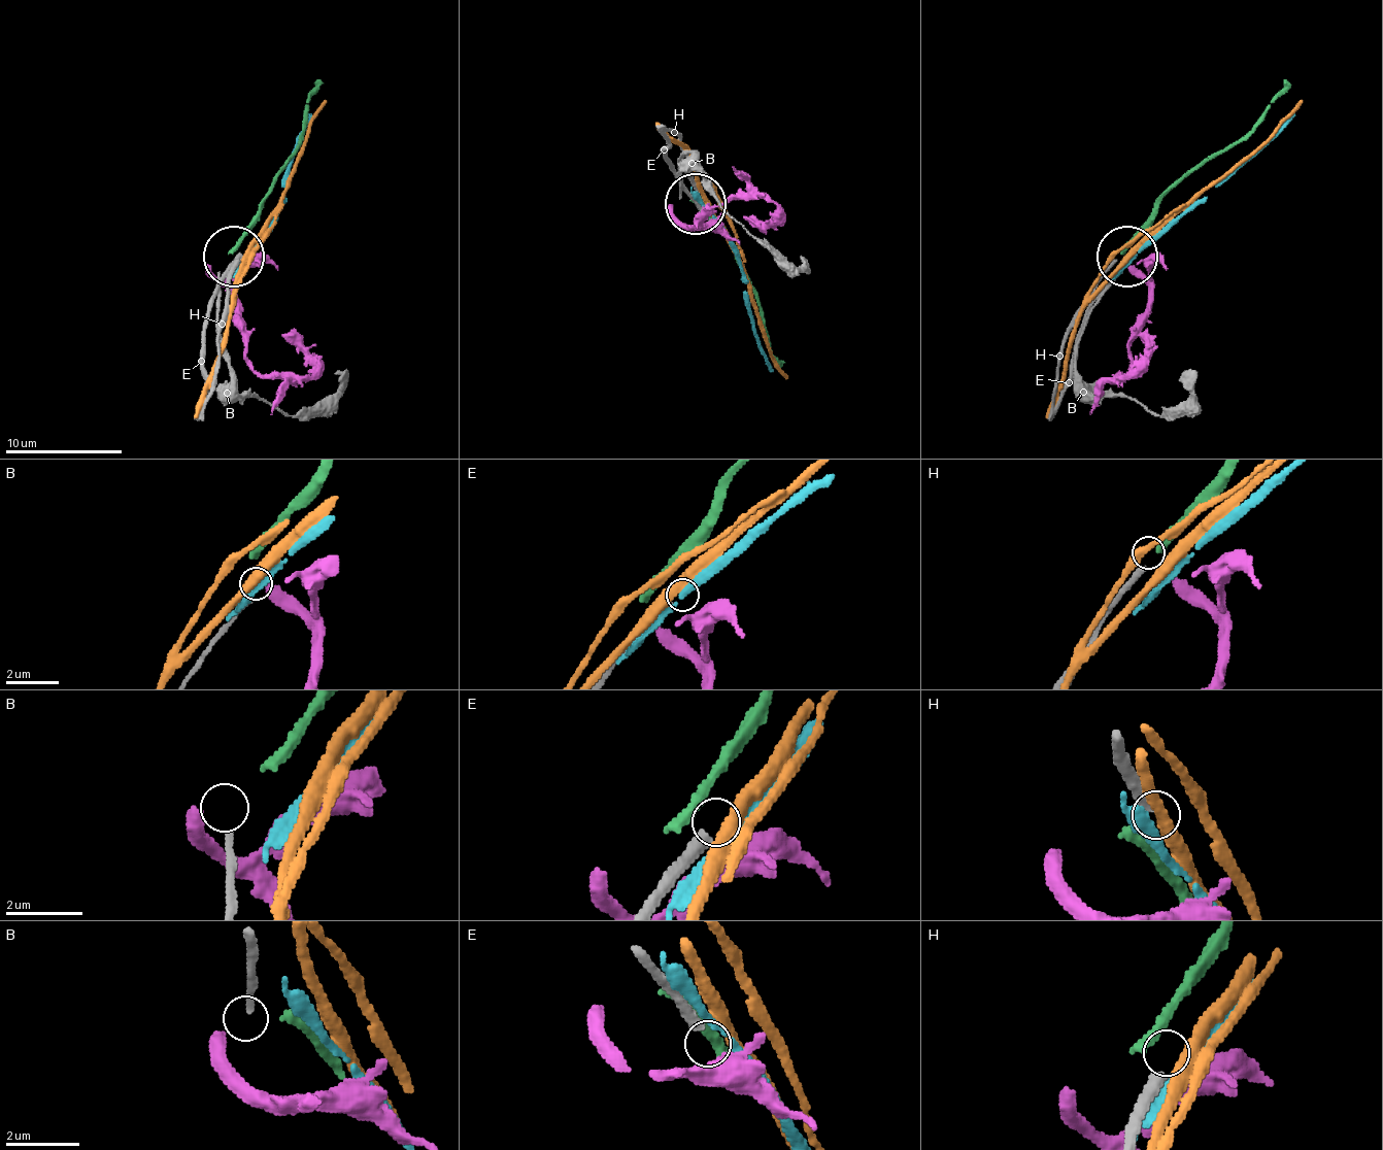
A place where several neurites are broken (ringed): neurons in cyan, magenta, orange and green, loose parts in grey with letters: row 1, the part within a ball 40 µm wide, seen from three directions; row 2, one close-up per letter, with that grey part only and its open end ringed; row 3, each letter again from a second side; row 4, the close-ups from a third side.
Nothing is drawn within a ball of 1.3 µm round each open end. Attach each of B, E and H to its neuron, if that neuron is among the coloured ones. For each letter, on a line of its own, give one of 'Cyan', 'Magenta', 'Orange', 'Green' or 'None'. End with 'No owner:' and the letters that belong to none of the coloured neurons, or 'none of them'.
B: None
E: None
H: None
No owner: B, E, H

